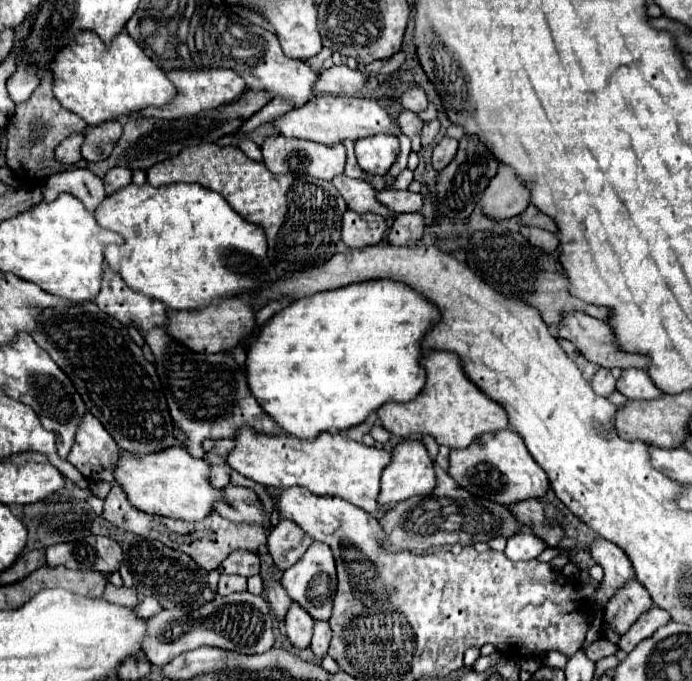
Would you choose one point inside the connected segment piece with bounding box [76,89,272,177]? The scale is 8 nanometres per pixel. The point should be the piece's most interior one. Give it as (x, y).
(145, 142)

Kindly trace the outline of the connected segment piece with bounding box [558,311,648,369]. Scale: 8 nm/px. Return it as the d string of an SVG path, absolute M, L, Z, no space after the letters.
M566 313L558 323L558 337L568 339L574 347L592 363L606 369L628 369L648 367L648 357L624 353L616 349L616 339L606 321L594 319L586 313Z

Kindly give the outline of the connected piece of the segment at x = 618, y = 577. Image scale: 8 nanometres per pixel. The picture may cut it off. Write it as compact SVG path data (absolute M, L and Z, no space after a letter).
M600 537L590 547L590 553L604 569L604 579L600 591L596 593L596 601L608 601L622 585L636 579L628 555L618 545Z

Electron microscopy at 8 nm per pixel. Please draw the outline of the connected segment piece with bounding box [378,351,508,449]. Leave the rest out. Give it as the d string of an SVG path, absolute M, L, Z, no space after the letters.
M426 351L420 359L426 371L426 383L420 395L408 403L384 403L378 409L378 417L382 427L396 437L410 435L432 435L438 445L446 445L450 449L466 449L478 435L500 431L508 427L506 411L492 403L462 371L460 361L454 353L446 351Z

